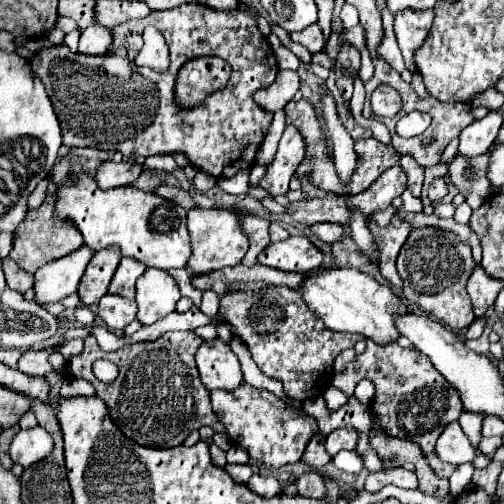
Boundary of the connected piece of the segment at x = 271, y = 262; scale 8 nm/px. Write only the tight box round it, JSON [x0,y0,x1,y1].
[258,237,322,273]

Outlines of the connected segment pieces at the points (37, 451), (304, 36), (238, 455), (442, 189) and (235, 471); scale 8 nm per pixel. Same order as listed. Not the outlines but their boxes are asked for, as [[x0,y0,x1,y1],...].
[[10,429,52,469],[290,25,326,53],[228,445,248,463],[430,179,448,203],[224,465,252,485]]

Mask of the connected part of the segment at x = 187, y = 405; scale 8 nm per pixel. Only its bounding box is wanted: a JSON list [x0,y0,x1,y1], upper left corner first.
[68,331,226,447]

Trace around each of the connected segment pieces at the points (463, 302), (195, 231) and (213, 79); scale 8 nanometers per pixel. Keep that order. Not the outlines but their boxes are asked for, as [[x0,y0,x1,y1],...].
[[396,227,476,331],[186,209,248,275],[176,57,230,107]]

